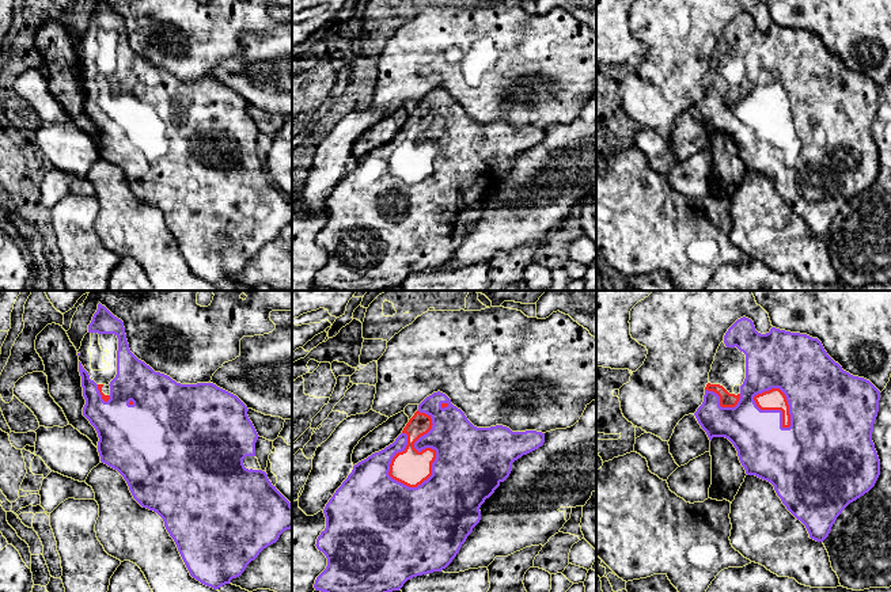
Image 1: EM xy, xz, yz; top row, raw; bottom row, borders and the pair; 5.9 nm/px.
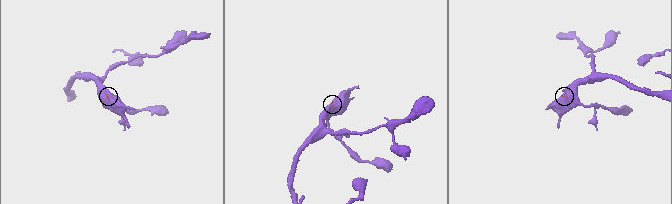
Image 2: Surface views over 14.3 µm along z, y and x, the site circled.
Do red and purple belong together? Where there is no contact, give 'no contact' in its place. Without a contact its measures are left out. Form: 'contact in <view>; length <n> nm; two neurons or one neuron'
contact in xz; length 460 nm; one neuron

